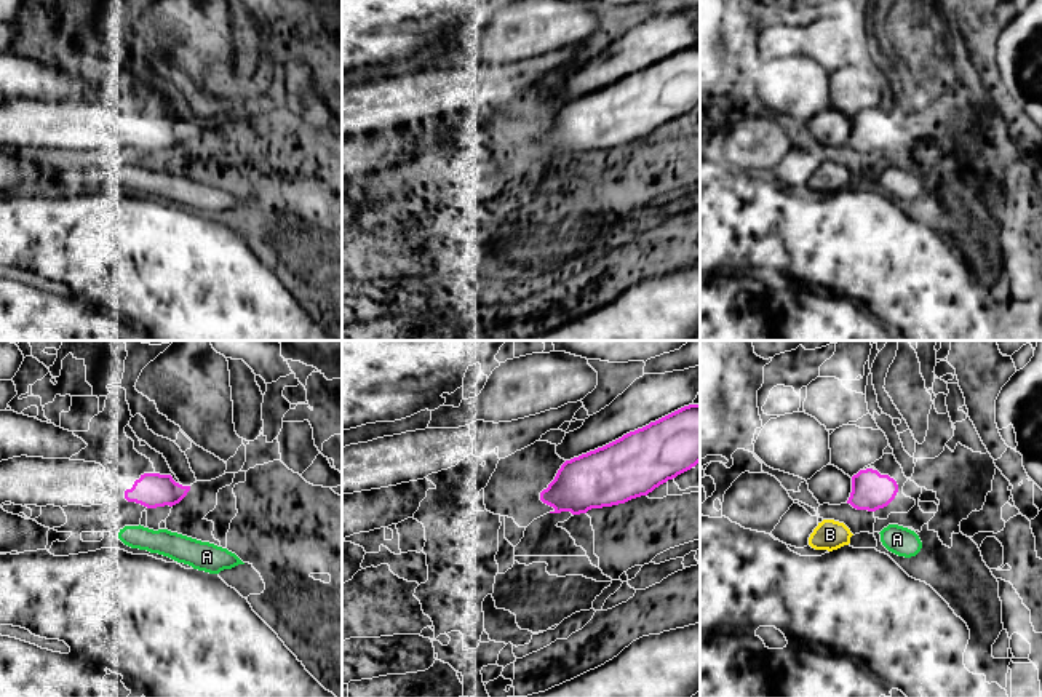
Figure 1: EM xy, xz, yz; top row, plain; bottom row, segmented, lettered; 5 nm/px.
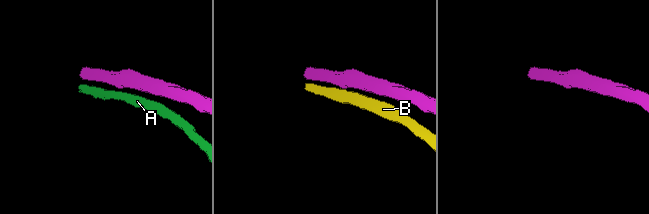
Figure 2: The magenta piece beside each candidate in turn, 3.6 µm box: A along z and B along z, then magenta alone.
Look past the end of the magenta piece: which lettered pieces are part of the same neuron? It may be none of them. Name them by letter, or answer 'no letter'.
no letter

